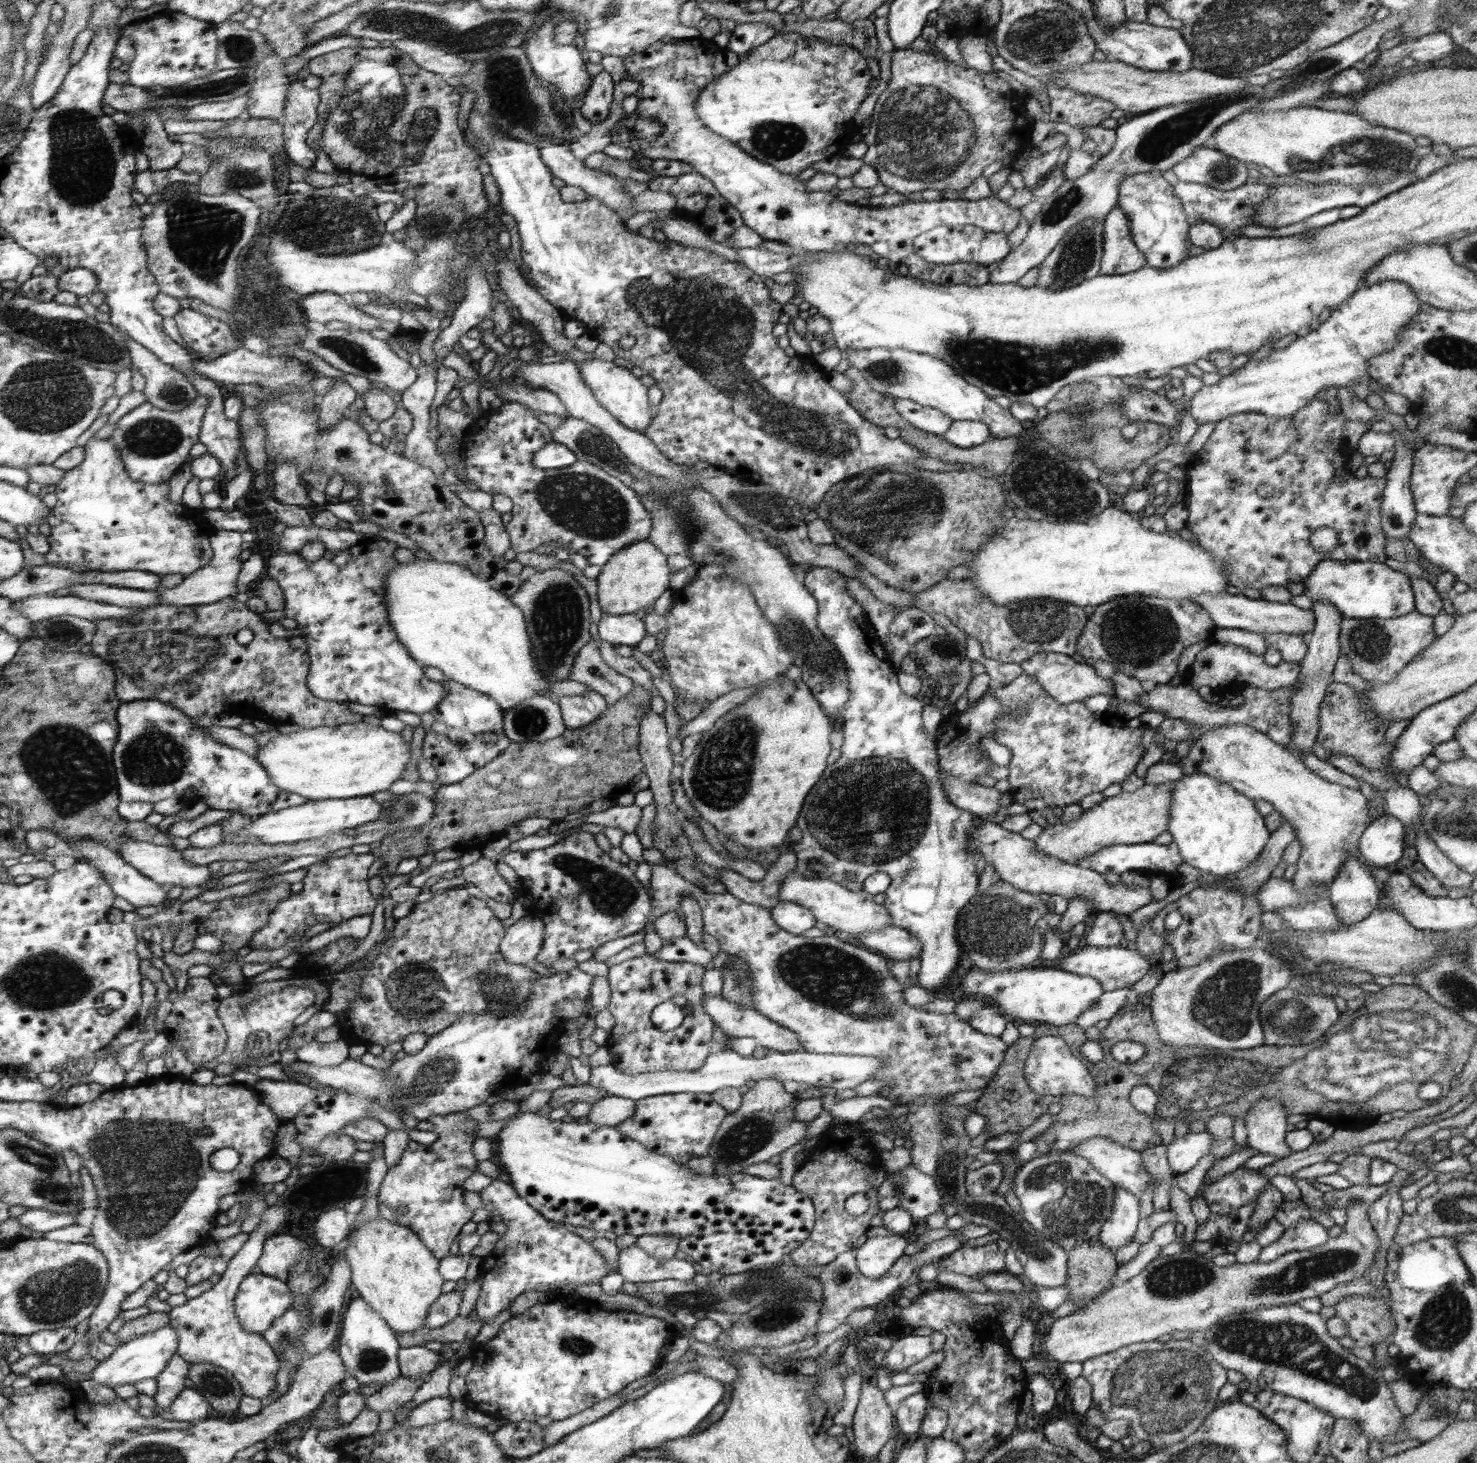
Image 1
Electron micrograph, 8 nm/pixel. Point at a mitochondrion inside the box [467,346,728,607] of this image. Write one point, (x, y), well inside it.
(585, 505)

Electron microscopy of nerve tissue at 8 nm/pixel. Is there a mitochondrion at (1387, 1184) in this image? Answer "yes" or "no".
no

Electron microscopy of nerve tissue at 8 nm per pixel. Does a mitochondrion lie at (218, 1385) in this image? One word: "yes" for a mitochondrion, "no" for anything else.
yes

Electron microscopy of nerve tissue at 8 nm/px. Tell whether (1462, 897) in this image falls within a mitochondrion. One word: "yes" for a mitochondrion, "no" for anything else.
no

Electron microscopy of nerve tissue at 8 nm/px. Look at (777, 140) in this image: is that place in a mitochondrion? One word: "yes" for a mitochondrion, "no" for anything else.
yes

